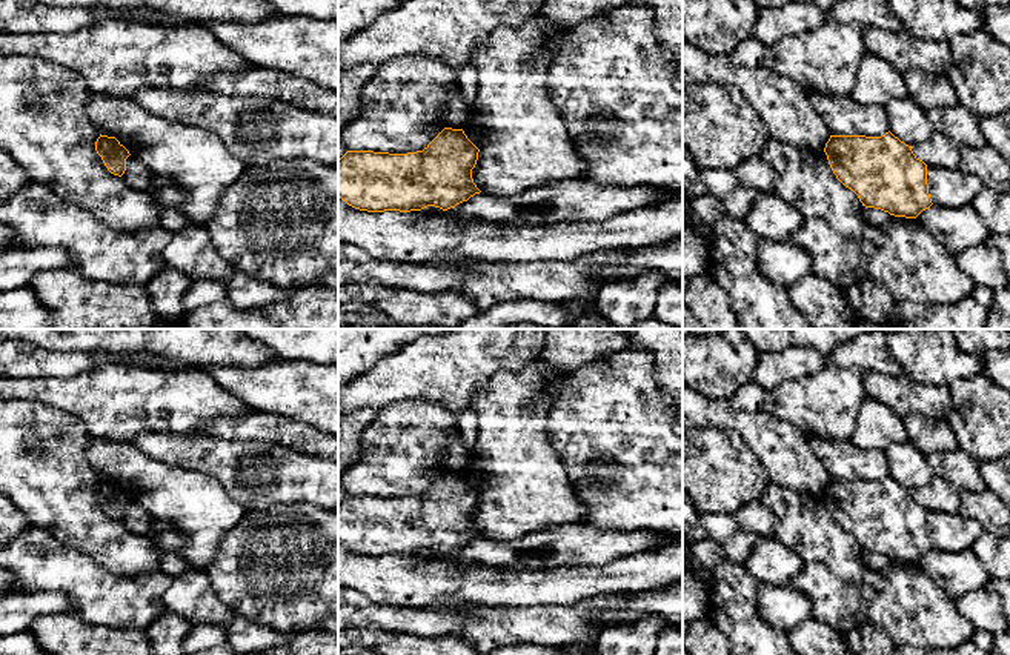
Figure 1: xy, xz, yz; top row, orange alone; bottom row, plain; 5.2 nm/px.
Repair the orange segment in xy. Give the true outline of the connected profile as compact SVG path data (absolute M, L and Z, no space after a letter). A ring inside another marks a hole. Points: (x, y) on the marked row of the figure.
M100 134L95 141L95 151L111 174L118 177L125 174L126 158L131 154L115 137Z

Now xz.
M444 128L423 151L417 152L347 151L338 160L338 198L367 212L410 212L427 206L447 211L481 192L472 178L478 152L480 149L463 129L452 128Z

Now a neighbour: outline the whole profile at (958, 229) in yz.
M932 204L912 220L925 226L955 257L965 249L987 243L992 235L972 204L958 209Z

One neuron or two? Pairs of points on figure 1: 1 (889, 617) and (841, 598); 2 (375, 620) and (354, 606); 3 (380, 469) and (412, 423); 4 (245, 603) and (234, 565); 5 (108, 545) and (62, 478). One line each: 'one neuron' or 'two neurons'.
1: two neurons
2: one neuron
3: one neuron
4: one neuron
5: one neuron

